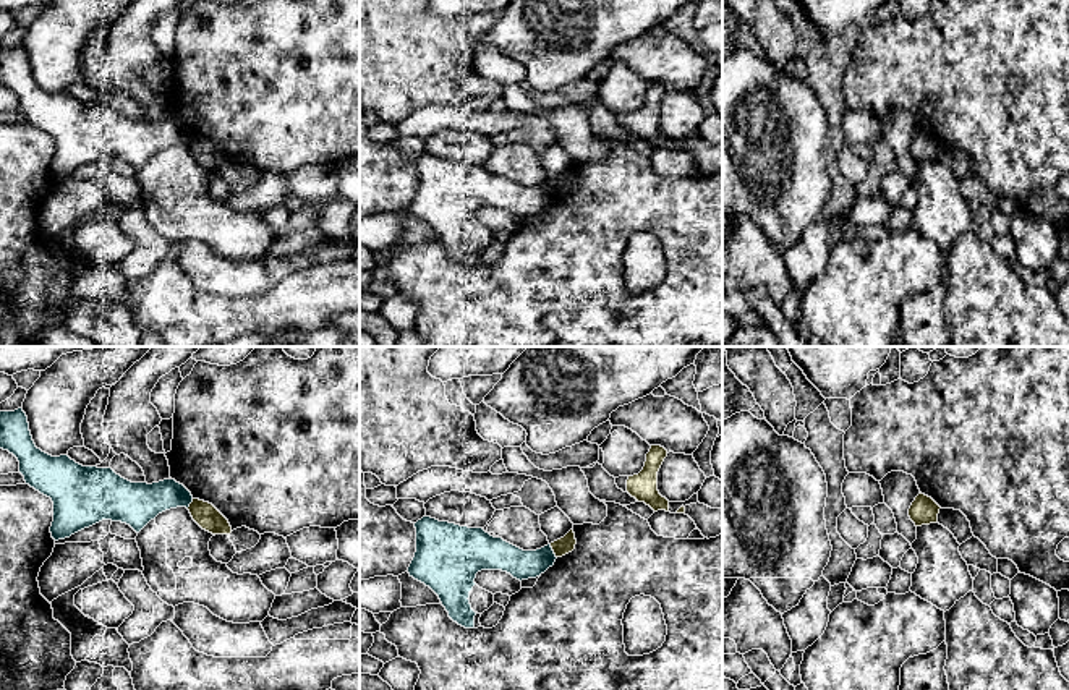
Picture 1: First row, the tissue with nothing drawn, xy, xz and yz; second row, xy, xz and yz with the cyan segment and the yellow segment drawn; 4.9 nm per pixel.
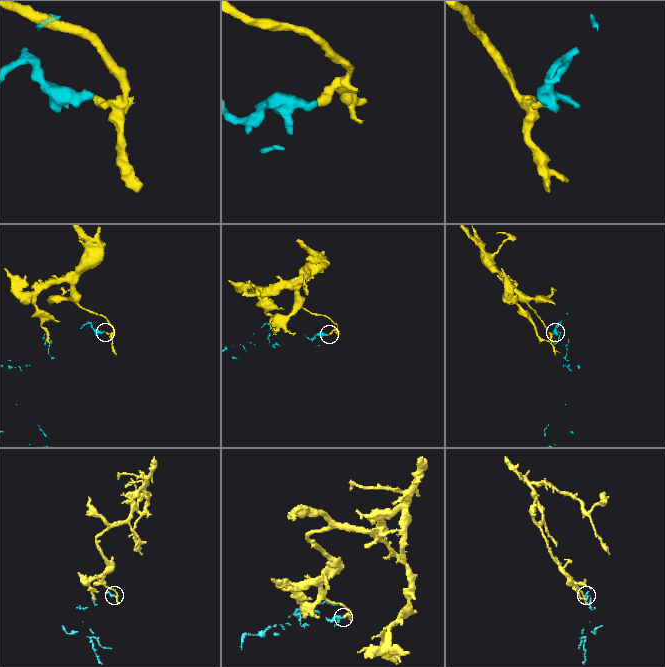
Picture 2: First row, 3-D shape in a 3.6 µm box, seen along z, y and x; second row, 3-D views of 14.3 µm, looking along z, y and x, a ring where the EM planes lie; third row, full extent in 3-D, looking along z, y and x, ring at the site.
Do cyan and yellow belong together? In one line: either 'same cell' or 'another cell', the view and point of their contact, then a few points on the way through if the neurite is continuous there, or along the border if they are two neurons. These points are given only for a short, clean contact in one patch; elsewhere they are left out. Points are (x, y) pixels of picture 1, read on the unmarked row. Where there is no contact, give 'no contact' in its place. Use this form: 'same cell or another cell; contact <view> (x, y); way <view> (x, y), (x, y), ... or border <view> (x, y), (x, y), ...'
another cell; contact xz (553, 188); border xz (549, 182), (556, 195)

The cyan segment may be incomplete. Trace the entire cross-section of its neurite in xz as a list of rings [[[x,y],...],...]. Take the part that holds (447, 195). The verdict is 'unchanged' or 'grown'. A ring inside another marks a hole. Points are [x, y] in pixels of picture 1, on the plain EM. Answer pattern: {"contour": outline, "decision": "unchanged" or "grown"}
{"contour": [[[423,154],[415,160],[416,190],[410,214],[429,224],[449,254],[465,266],[475,266],[476,249],[470,241],[476,211],[502,207],[517,217],[536,215],[556,199],[551,181],[523,188],[483,165],[468,165]]], "decision": "unchanged"}

